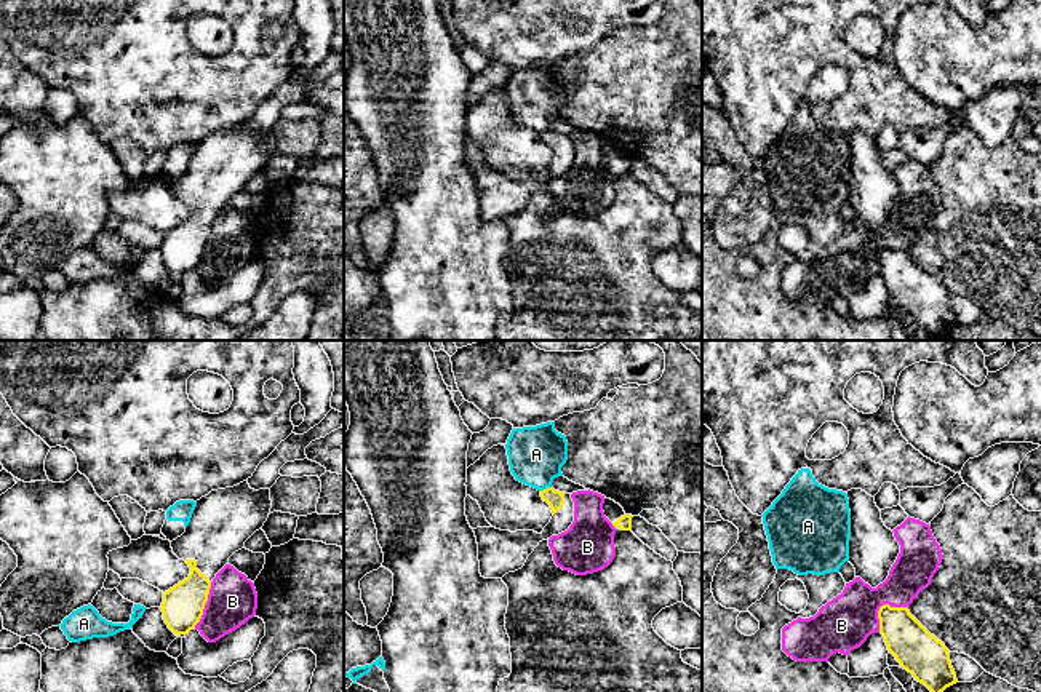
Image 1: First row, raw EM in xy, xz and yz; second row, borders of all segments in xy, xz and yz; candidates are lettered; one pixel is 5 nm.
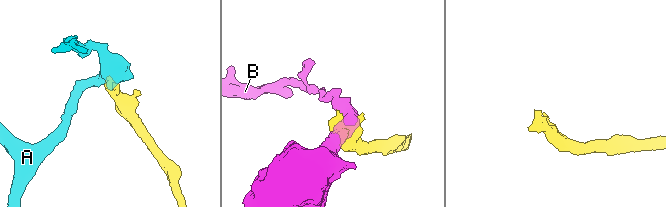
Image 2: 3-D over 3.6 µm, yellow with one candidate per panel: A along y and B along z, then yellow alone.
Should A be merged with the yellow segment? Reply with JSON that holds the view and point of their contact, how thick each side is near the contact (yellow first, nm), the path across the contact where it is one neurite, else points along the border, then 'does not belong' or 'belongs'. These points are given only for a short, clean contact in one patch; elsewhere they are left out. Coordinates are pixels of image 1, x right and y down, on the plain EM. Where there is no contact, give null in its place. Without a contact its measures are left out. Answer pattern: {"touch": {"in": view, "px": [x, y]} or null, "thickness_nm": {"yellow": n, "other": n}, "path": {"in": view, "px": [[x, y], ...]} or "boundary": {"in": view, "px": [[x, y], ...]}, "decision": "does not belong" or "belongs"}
{"touch": {"in": "xz", "px": [547, 130]}, "thickness_nm": {"yellow": 90, "other": 280}, "boundary": {"in": "xz", "px": [[550, 128], [541, 133]]}, "decision": "does not belong"}

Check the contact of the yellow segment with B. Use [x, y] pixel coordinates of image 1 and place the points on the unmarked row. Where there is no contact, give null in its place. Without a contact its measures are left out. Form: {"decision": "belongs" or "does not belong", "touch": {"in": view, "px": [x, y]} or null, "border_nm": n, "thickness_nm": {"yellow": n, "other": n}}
{"decision": "does not belong", "touch": {"in": "yz", "px": [881, 248]}, "border_nm": 200, "thickness_nm": {"yellow": 220, "other": 280}}

